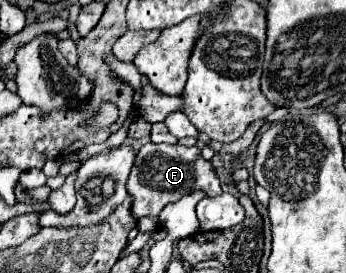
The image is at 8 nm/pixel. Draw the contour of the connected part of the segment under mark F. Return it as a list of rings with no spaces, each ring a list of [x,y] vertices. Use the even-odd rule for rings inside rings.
[[[146,144],[144,148],[140,148],[136,162],[132,166],[132,180],[126,182],[126,190],[128,196],[132,198],[132,216],[136,220],[144,218],[144,216],[158,216],[158,212],[170,204],[180,200],[182,196],[190,194],[190,192],[204,192],[206,196],[220,196],[222,194],[222,184],[220,184],[220,176],[216,174],[212,162],[204,160],[200,154],[198,146],[180,146],[180,144]]]

